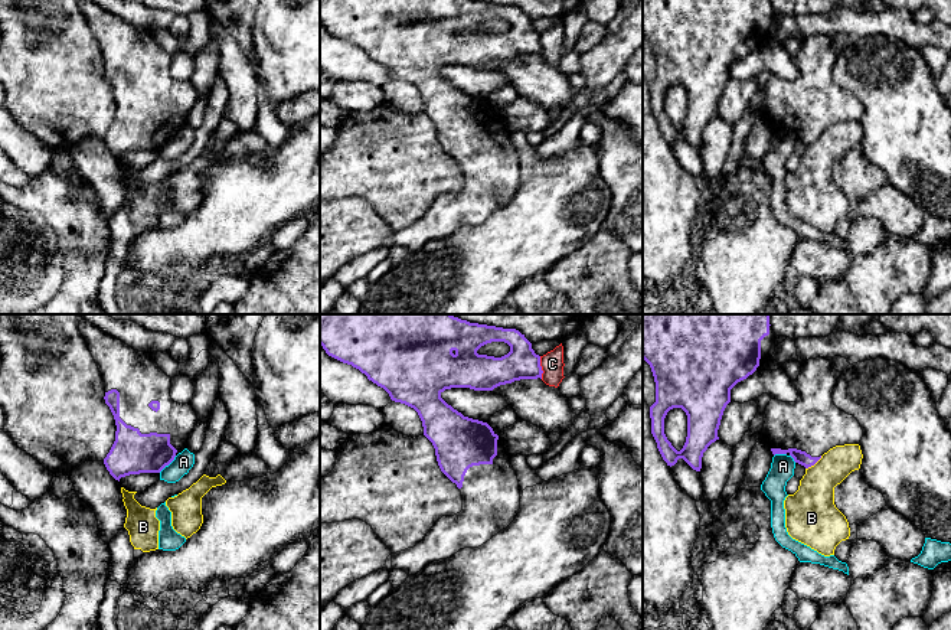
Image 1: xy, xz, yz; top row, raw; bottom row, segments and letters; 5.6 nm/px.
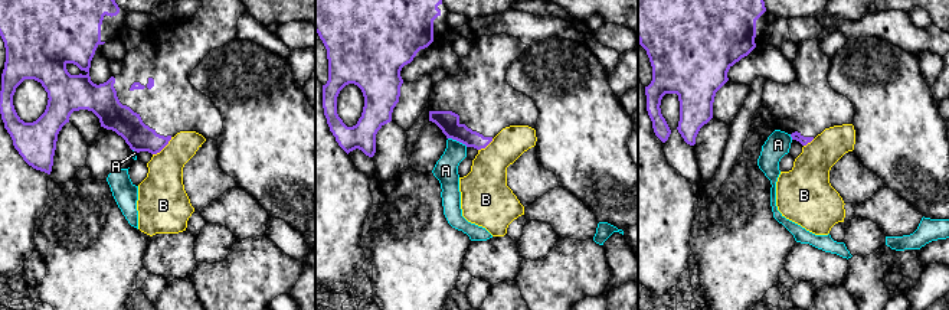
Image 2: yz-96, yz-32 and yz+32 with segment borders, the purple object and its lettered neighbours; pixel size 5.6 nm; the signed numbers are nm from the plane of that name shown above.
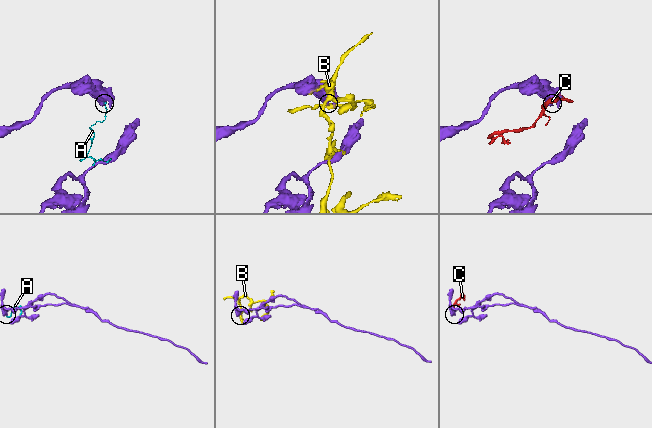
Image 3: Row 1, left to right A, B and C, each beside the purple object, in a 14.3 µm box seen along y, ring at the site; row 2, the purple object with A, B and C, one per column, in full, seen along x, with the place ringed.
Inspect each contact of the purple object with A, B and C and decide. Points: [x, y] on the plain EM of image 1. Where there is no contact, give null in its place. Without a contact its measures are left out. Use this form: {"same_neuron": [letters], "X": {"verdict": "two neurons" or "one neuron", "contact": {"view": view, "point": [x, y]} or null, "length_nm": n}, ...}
{"same_neuron": [], "A": {"verdict": "two neurons", "contact": {"view": "xy", "point": [167, 142]}, "length_nm": 140}, "B": {"verdict": "two neurons", "contact": {"view": "yz", "point": [813, 142]}, "length_nm": 120}, "C": {"verdict": "two neurons", "contact": {"view": "xz", "point": [541, 45]}, "length_nm": 130}}

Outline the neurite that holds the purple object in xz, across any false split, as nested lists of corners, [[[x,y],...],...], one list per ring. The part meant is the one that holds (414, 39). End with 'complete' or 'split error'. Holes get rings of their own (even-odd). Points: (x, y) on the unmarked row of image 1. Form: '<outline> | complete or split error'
[[[320,0],[320,22],[329,33],[352,42],[383,65],[392,78],[418,89],[441,148],[463,173],[460,190],[442,193],[414,225],[392,231],[393,247],[415,252],[425,242],[447,236],[460,226],[481,223],[516,196],[520,163],[499,112],[487,99],[454,86],[441,71],[451,65],[493,68],[520,56],[542,56],[540,33],[524,12],[478,0]],[[491,19],[507,20],[510,29],[501,35],[477,30]]] | split error

